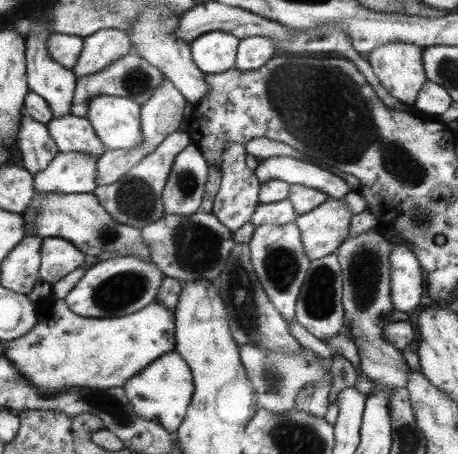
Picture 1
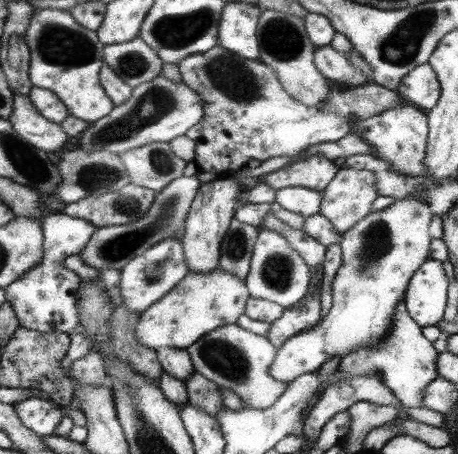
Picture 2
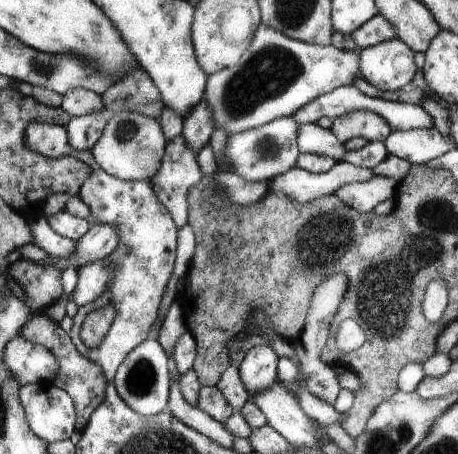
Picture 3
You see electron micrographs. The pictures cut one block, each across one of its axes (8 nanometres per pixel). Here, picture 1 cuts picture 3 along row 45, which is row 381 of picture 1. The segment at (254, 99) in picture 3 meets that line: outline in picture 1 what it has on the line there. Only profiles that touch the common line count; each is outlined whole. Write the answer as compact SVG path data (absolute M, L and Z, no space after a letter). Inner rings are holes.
M239 346L239 360L243 362L245 374L251 382L251 388L255 394L255 406L265 408L269 412L293 410L299 390L303 390L307 384L315 384L317 380L323 380L323 378L329 378L329 384L333 380L327 366L323 366L323 360L313 356L311 352L307 352L303 356L287 356L287 354L265 352L255 346Z

